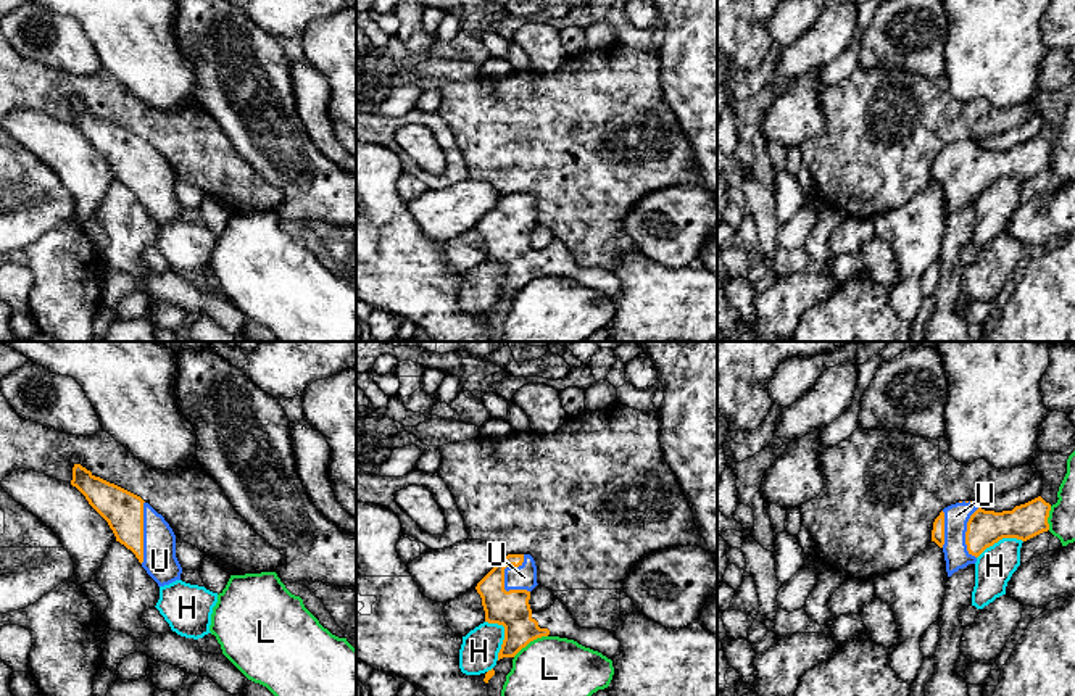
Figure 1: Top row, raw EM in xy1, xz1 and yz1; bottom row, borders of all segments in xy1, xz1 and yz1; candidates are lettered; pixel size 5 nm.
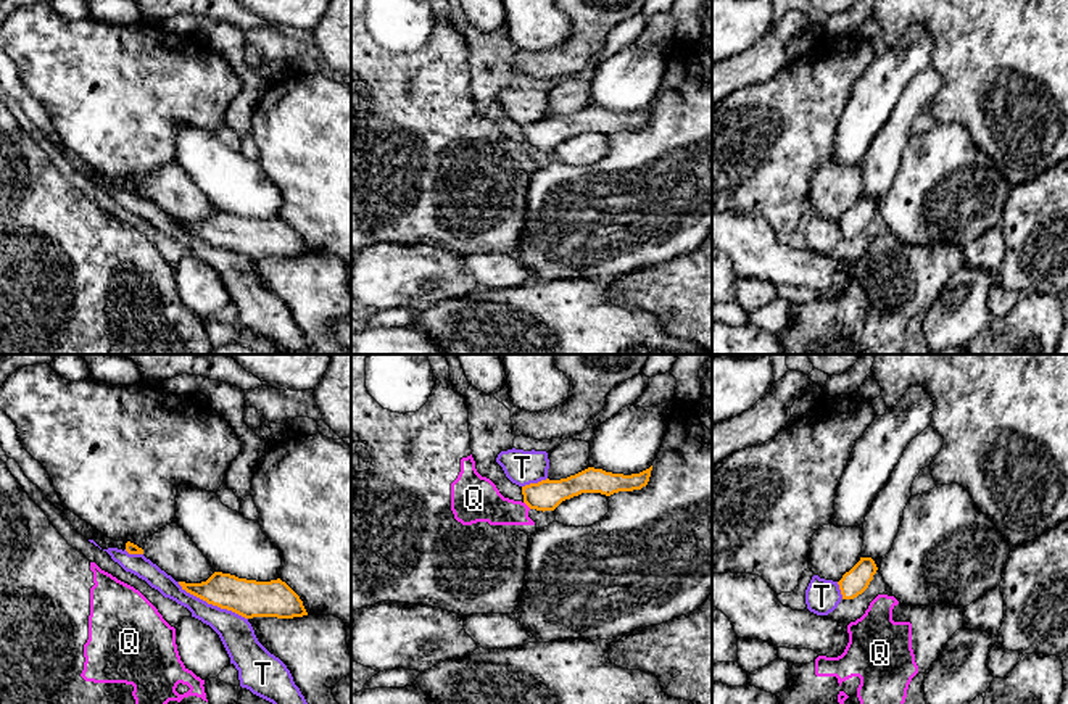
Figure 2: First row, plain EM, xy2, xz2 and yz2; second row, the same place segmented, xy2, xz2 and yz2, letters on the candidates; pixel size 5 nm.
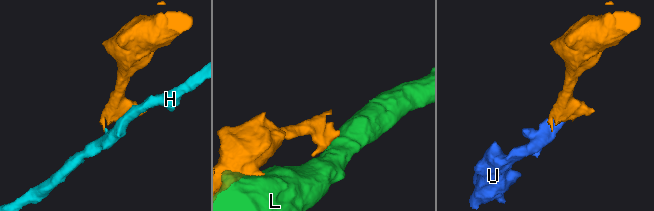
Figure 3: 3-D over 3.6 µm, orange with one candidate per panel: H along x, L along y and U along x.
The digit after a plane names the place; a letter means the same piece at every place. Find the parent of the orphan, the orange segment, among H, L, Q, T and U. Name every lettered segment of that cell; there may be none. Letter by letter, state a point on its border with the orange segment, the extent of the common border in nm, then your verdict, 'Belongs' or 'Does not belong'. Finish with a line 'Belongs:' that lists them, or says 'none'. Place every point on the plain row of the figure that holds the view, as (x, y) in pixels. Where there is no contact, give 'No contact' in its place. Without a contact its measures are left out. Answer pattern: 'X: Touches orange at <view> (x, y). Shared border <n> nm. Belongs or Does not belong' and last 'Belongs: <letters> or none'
H: Touches orange at xz1 (505, 274). Shared border 220 nm. Does not belong
L: Touches orange at xz1 (529, 281). Shared border 200 nm. Does not belong
Q: Touches orange at xz2 (527, 144). Shared border 50 nm. Does not belong
T: Touches orange at xy2 (213, 244). Shared border 400 nm. Does not belong
U: Touches orange at xz1 (505, 207). Shared border 220 nm. Belongs
Belongs: U

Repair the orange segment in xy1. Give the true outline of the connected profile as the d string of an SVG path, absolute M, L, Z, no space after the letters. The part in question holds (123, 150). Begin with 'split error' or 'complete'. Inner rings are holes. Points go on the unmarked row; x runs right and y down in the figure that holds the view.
split error | M81 103L73 106L71 124L108 161L116 180L131 188L158 226L181 219L176 174L161 153L140 135L95 116Z

